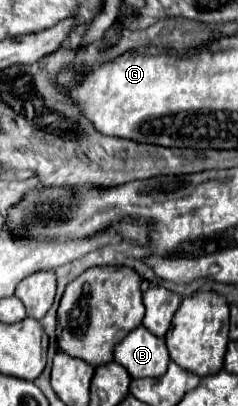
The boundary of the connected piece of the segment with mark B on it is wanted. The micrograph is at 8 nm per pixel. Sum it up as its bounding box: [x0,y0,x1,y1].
[114,325,170,379]

